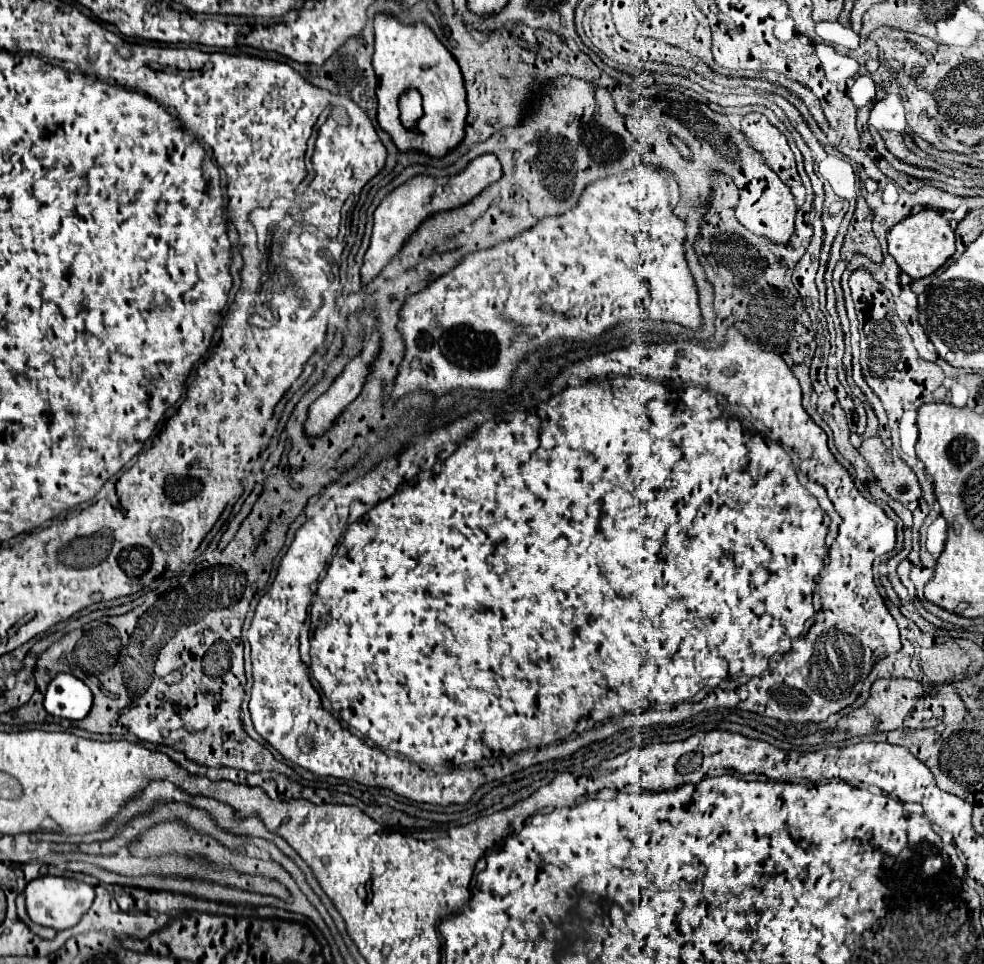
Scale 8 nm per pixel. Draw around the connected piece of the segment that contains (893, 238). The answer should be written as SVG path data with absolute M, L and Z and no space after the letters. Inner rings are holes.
M923 209L917 215L909 215L907 219L899 221L889 231L887 241L891 257L911 279L921 279L935 273L955 253L955 233L949 227L949 221L933 209Z

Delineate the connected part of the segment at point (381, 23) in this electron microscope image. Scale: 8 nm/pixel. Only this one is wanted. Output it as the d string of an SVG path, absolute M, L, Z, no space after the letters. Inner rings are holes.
M377 13L373 21L373 33L373 69L379 79L377 121L381 129L389 133L399 151L419 149L433 157L445 155L463 139L463 125L467 117L463 75L455 57L425 23L405 25L389 13ZM409 89L417 89L423 99L423 115L417 119L417 131L411 131L401 123L399 99Z

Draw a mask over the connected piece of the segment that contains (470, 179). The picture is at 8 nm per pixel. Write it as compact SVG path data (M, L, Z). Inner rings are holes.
M485 153L475 157L461 173L453 177L433 177L433 175L417 175L405 181L403 185L395 187L393 193L389 193L379 207L375 209L375 223L373 223L373 237L371 245L365 253L365 263L361 267L361 279L363 283L369 283L381 269L391 261L391 257L401 249L403 241L407 241L409 233L413 233L419 227L419 221L423 221L431 213L455 209L459 205L465 205L471 201L477 193L481 193L487 185L495 183L501 177L501 165L493 153Z

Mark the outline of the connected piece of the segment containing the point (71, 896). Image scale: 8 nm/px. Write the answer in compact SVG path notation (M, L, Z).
M41 875L41 877L33 879L31 883L27 883L27 887L25 887L25 901L27 901L29 917L39 925L47 925L57 931L77 925L79 919L83 917L83 913L87 913L87 909L91 907L93 897L95 897L95 893L93 893L91 885L77 881L77 879L69 879L69 877Z

